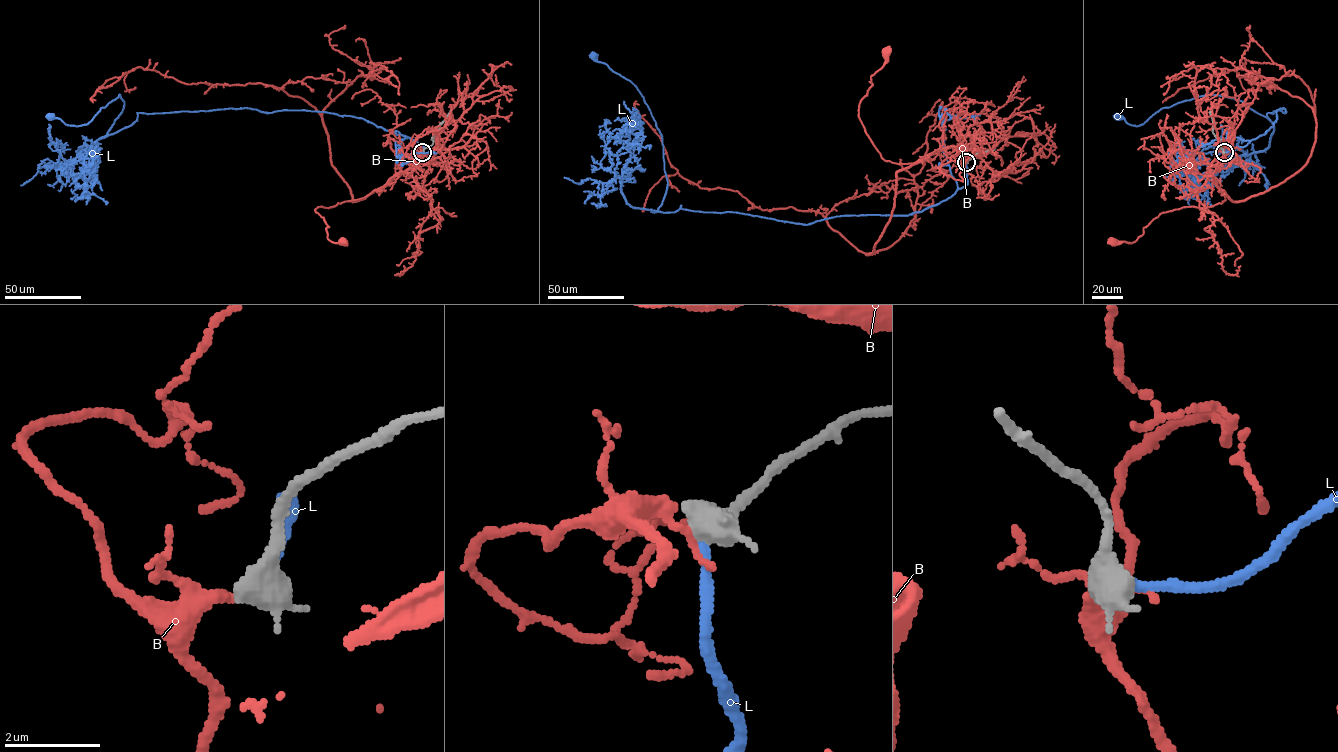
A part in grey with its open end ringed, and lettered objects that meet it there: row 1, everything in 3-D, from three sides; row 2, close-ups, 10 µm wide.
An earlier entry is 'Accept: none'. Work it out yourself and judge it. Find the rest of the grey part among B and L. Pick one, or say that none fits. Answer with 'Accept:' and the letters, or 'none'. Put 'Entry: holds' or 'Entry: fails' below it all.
Accept: L
Entry: fails

